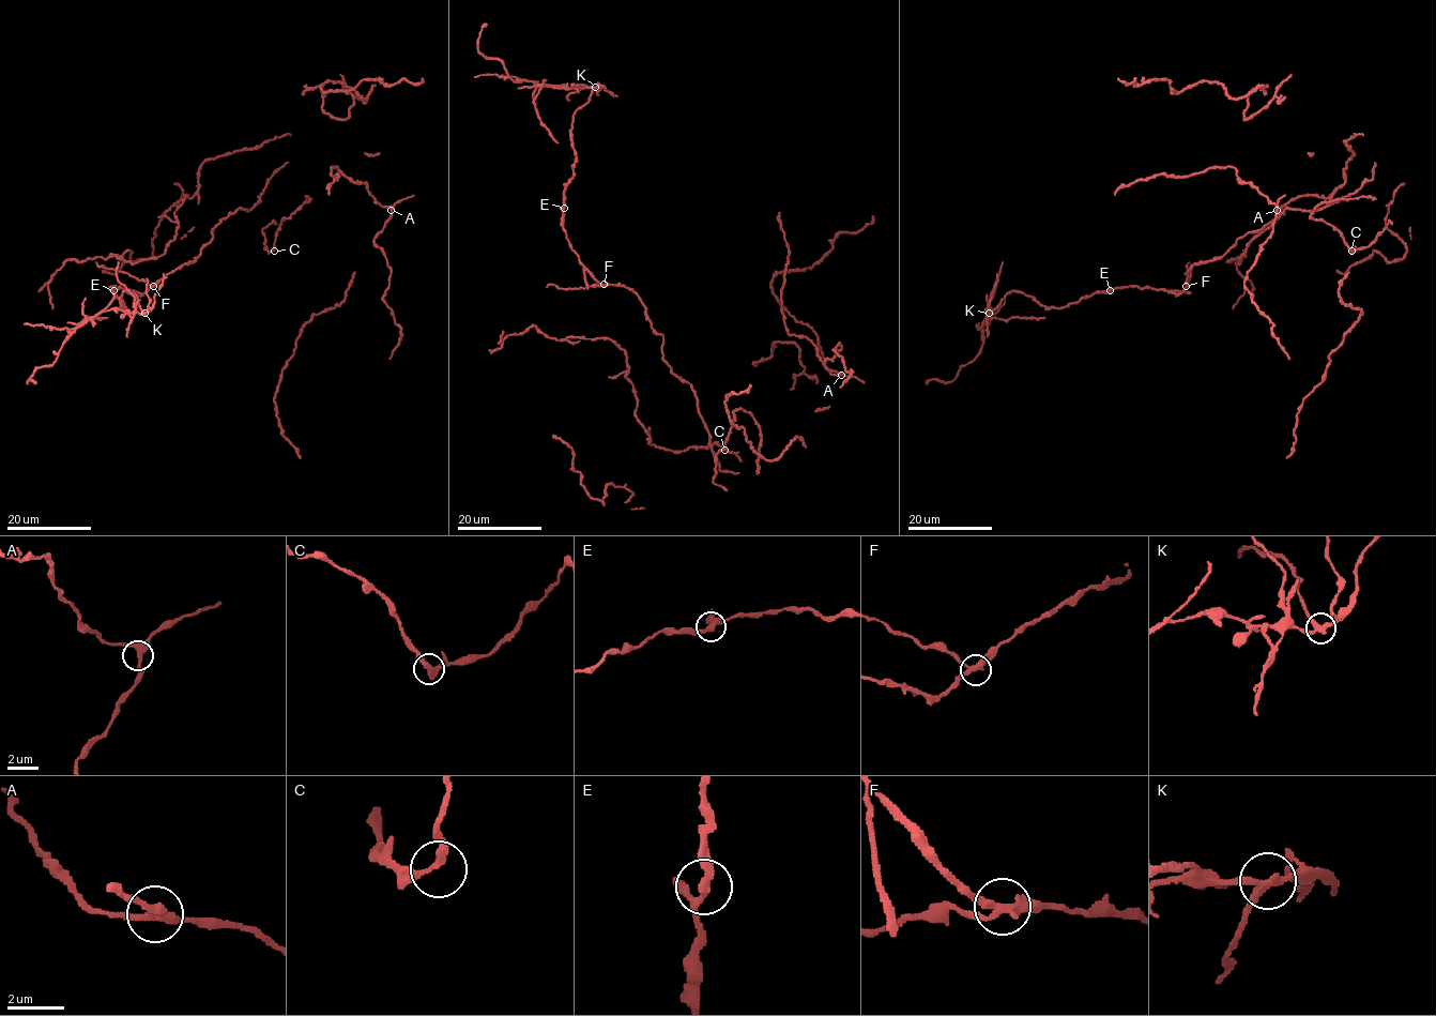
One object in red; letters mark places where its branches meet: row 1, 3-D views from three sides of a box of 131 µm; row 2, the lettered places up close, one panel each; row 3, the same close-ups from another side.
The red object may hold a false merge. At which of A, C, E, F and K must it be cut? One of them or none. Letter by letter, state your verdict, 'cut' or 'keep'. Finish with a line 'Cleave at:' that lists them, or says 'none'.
A: keep
C: keep
E: keep
F: keep
K: cut
Cleave at: K

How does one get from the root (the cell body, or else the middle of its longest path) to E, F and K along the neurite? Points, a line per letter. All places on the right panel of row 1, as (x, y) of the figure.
E: (1285, 209), (1261, 228), (1240, 237), (1222, 256), (1195, 263), (1180, 293), (1136, 286), (1110, 290)
F: (1285, 209), (1261, 228), (1240, 237), (1222, 256), (1195, 263), (1187, 273), (1186, 286)
K: (1285, 209), (1222, 256), (1195, 263), (1180, 293), (1120, 286), (1054, 308), (1011, 290), (989, 313)

